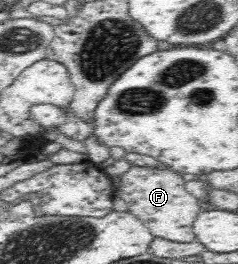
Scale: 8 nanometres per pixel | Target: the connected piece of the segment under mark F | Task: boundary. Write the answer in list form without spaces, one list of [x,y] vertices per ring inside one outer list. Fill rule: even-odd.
[[[131,166],[120,177],[119,198],[127,203],[128,210],[140,218],[154,237],[173,242],[188,243],[196,240],[193,225],[205,202],[198,200],[185,189],[187,180],[170,167]]]

